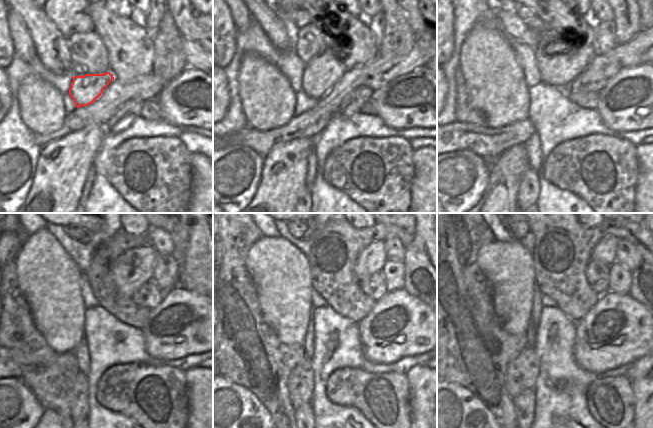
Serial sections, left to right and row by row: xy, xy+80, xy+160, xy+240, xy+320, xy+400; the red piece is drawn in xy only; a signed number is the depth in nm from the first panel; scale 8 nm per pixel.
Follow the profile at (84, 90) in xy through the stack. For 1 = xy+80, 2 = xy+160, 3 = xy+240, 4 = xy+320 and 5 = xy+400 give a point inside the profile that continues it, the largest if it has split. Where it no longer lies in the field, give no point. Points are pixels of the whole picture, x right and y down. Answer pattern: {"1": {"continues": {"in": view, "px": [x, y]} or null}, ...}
{"1": {"continues": {"in": "xy+80", "px": [321, 73]}}, "2": {"continues": {"in": "xy+160", "px": [559, 64]}}, "3": {"continues": {"in": "xy+240", "px": [133, 268]}}, "4": {"continues": {"in": "xy+320", "px": [371, 259]}}, "5": {"continues": {"in": "xy+400", "px": [604, 251]}}}

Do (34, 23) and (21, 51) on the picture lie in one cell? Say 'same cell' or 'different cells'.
different cells

